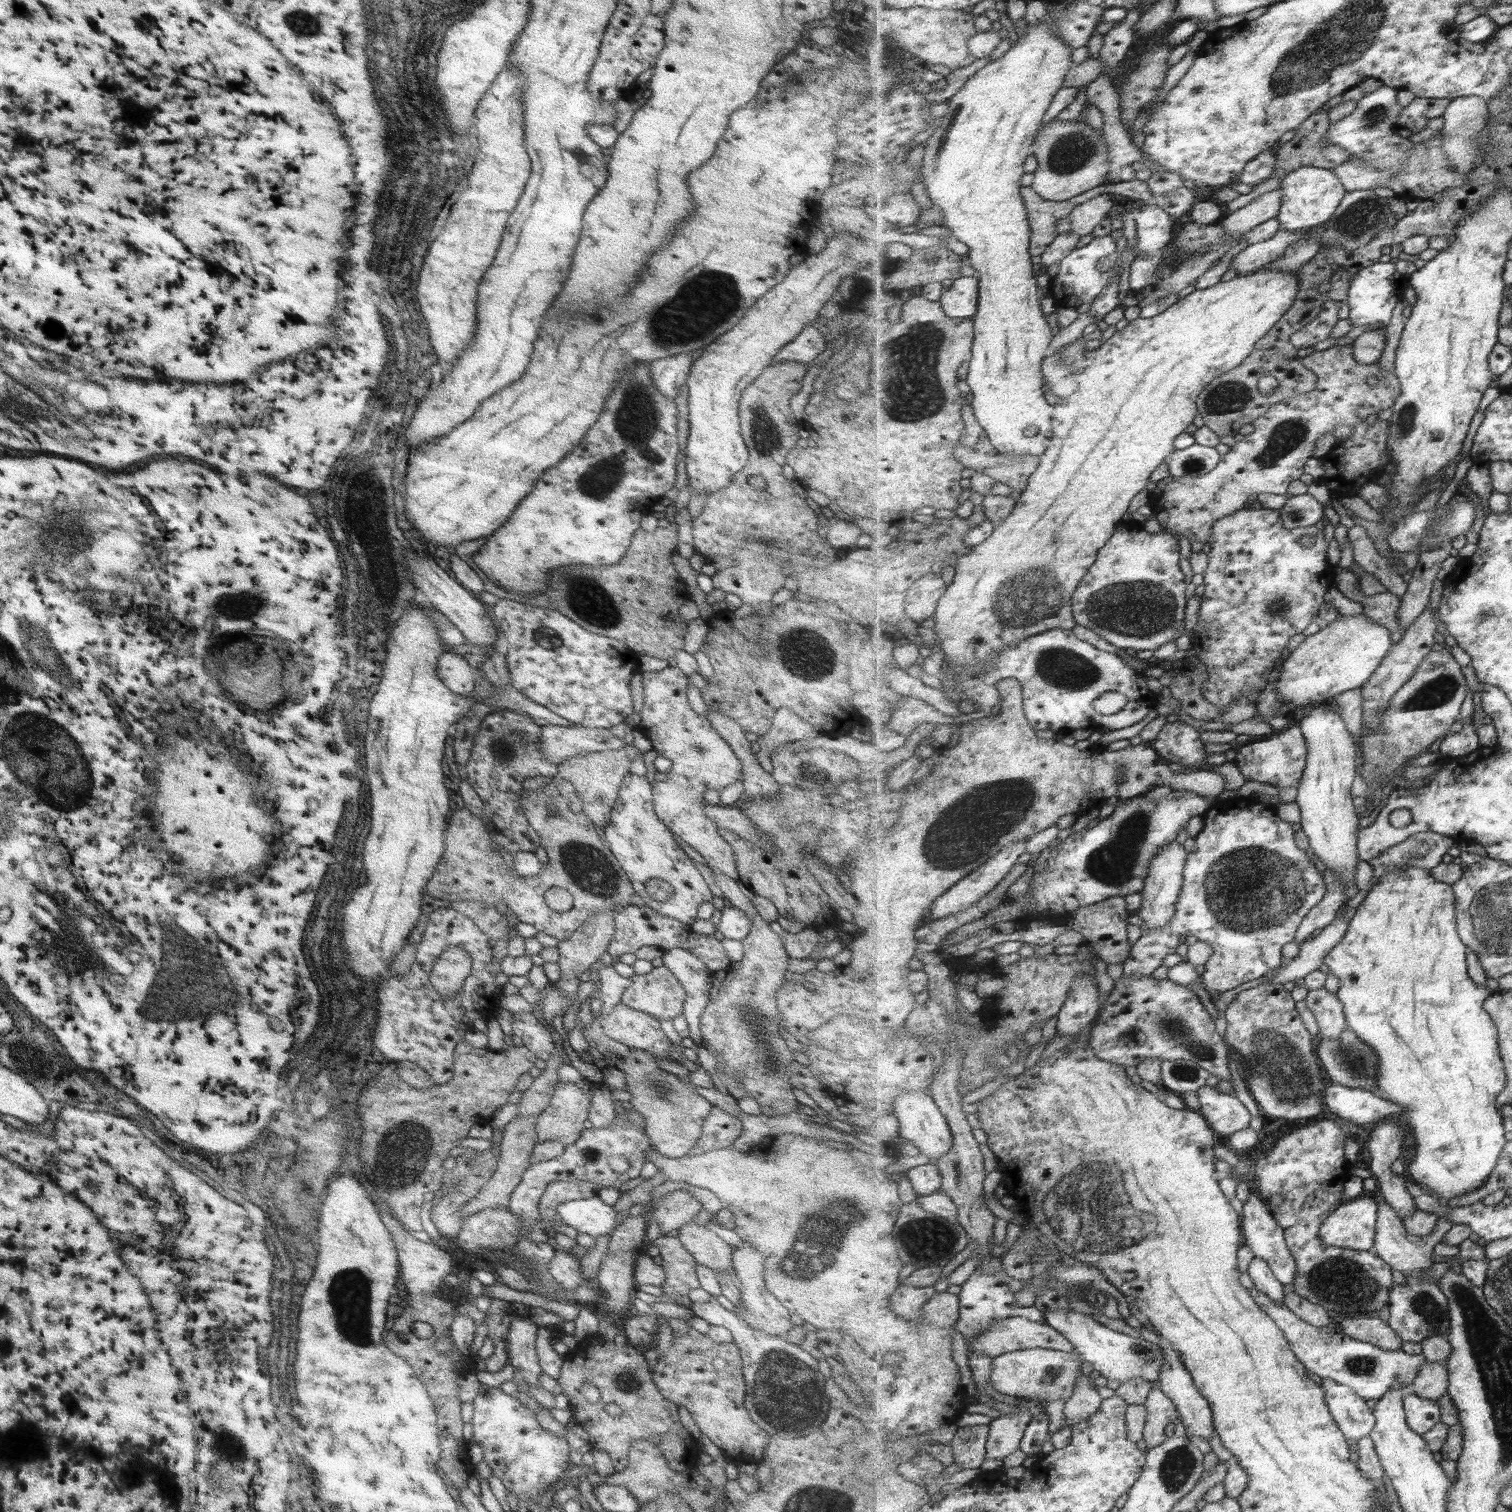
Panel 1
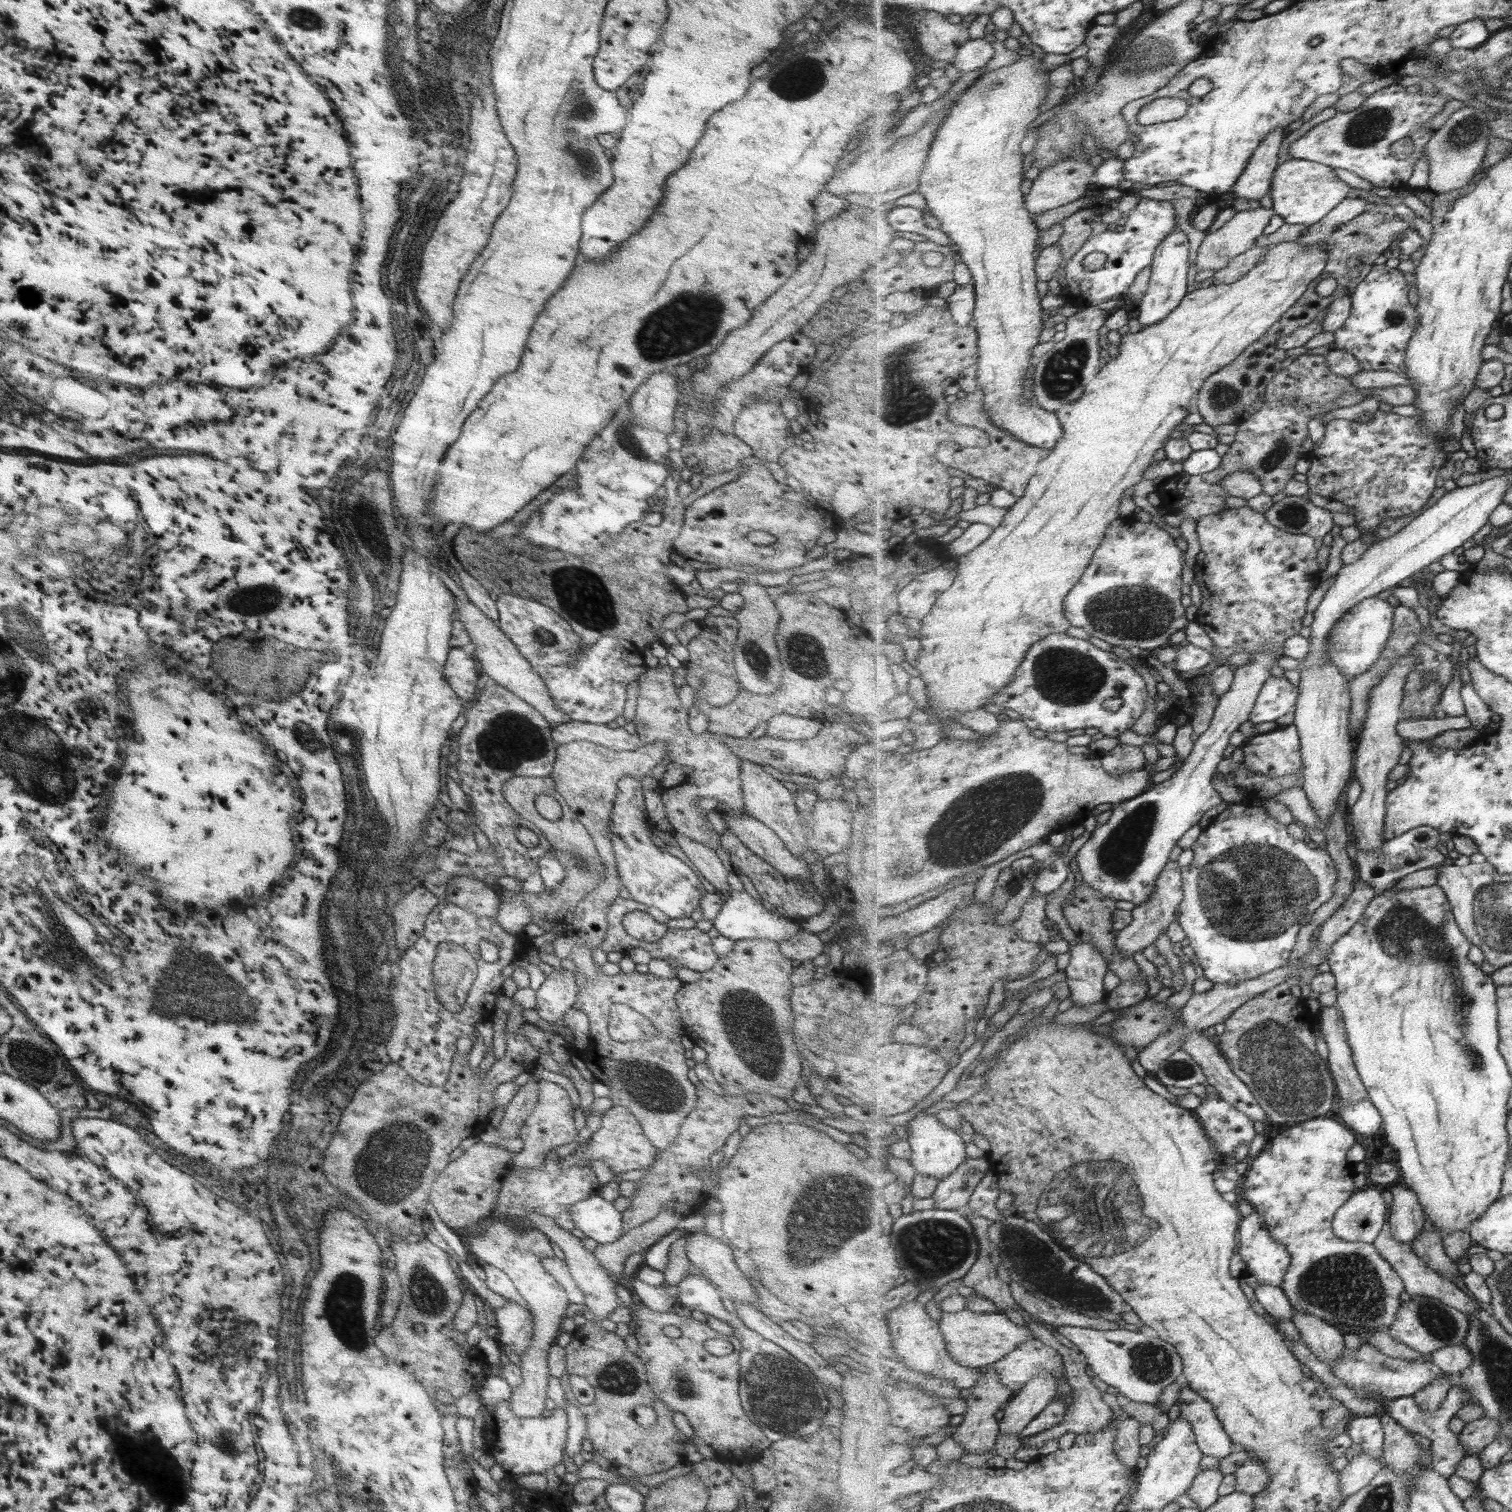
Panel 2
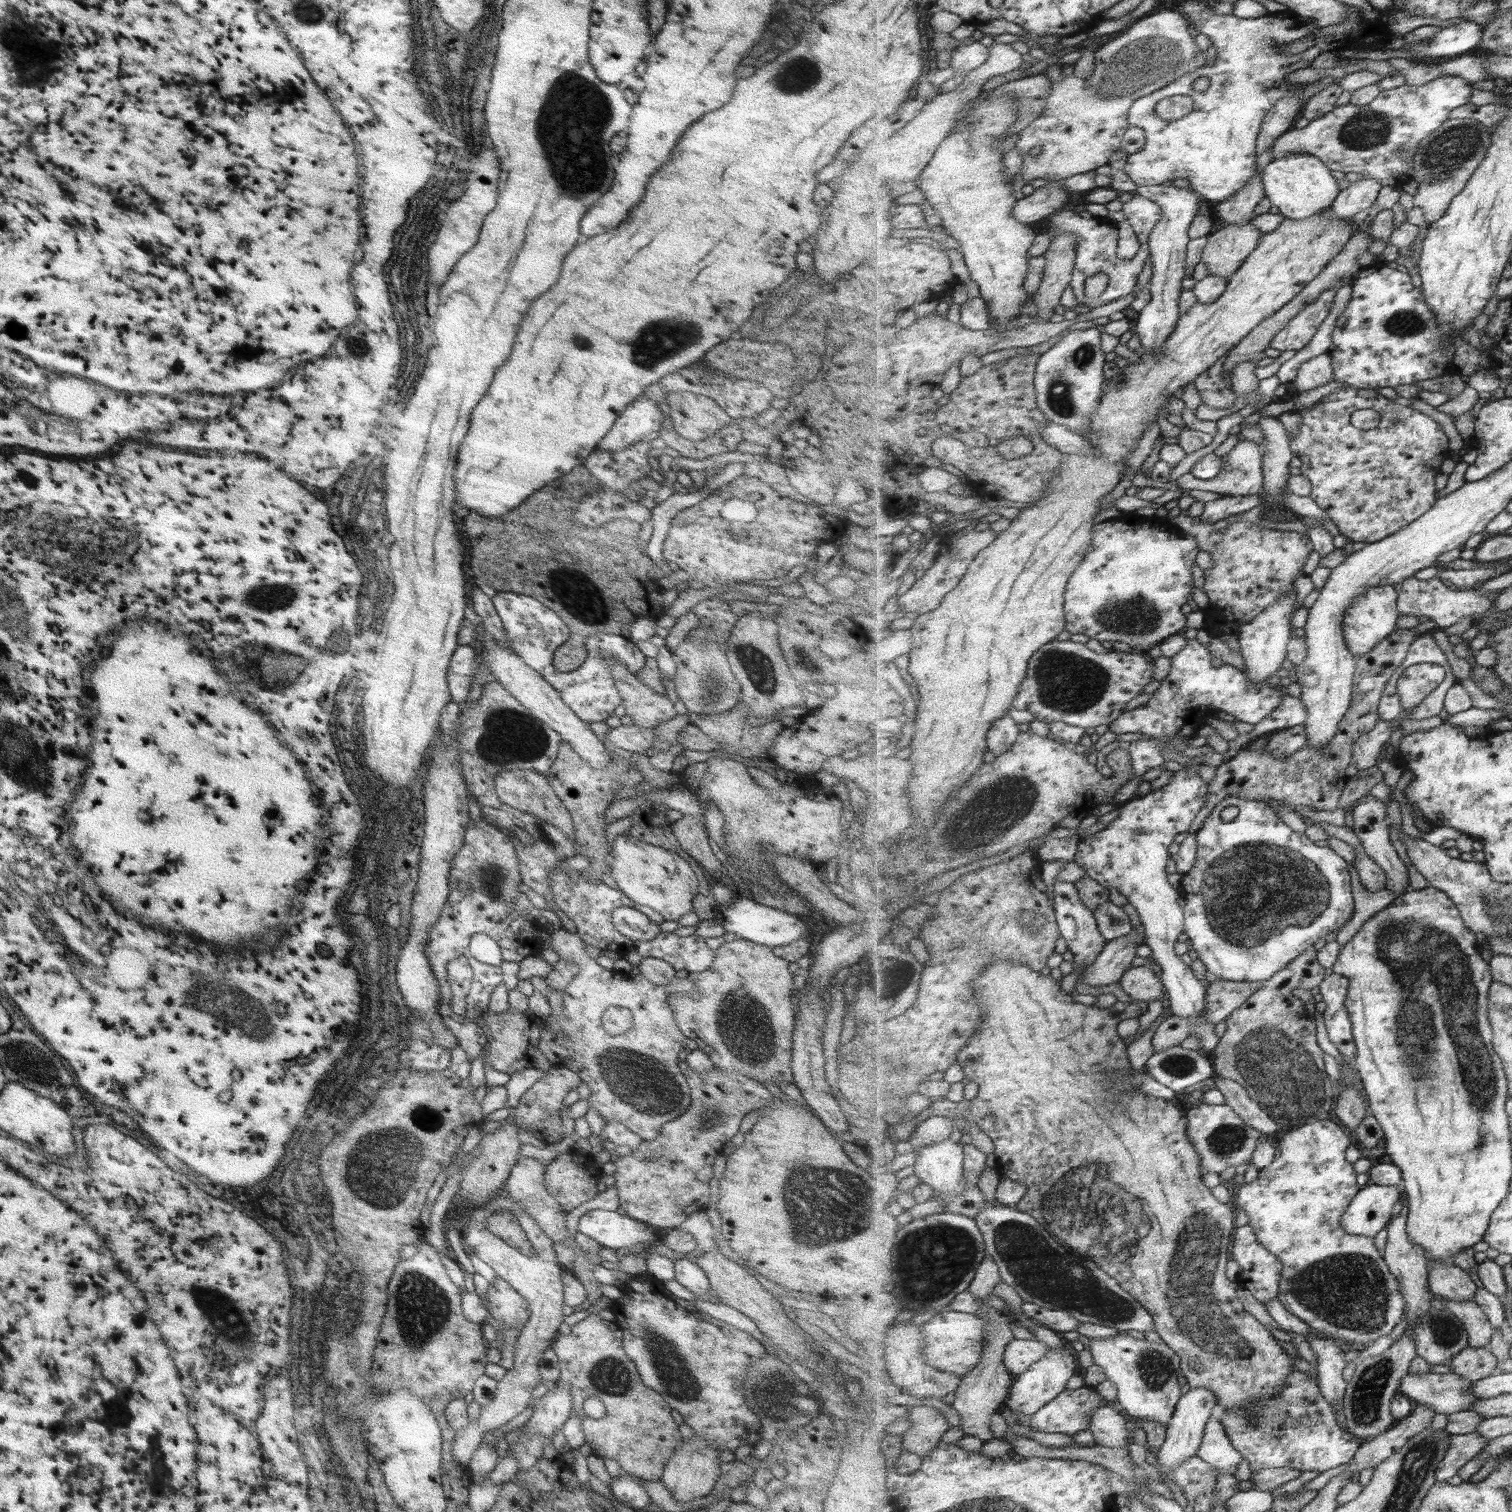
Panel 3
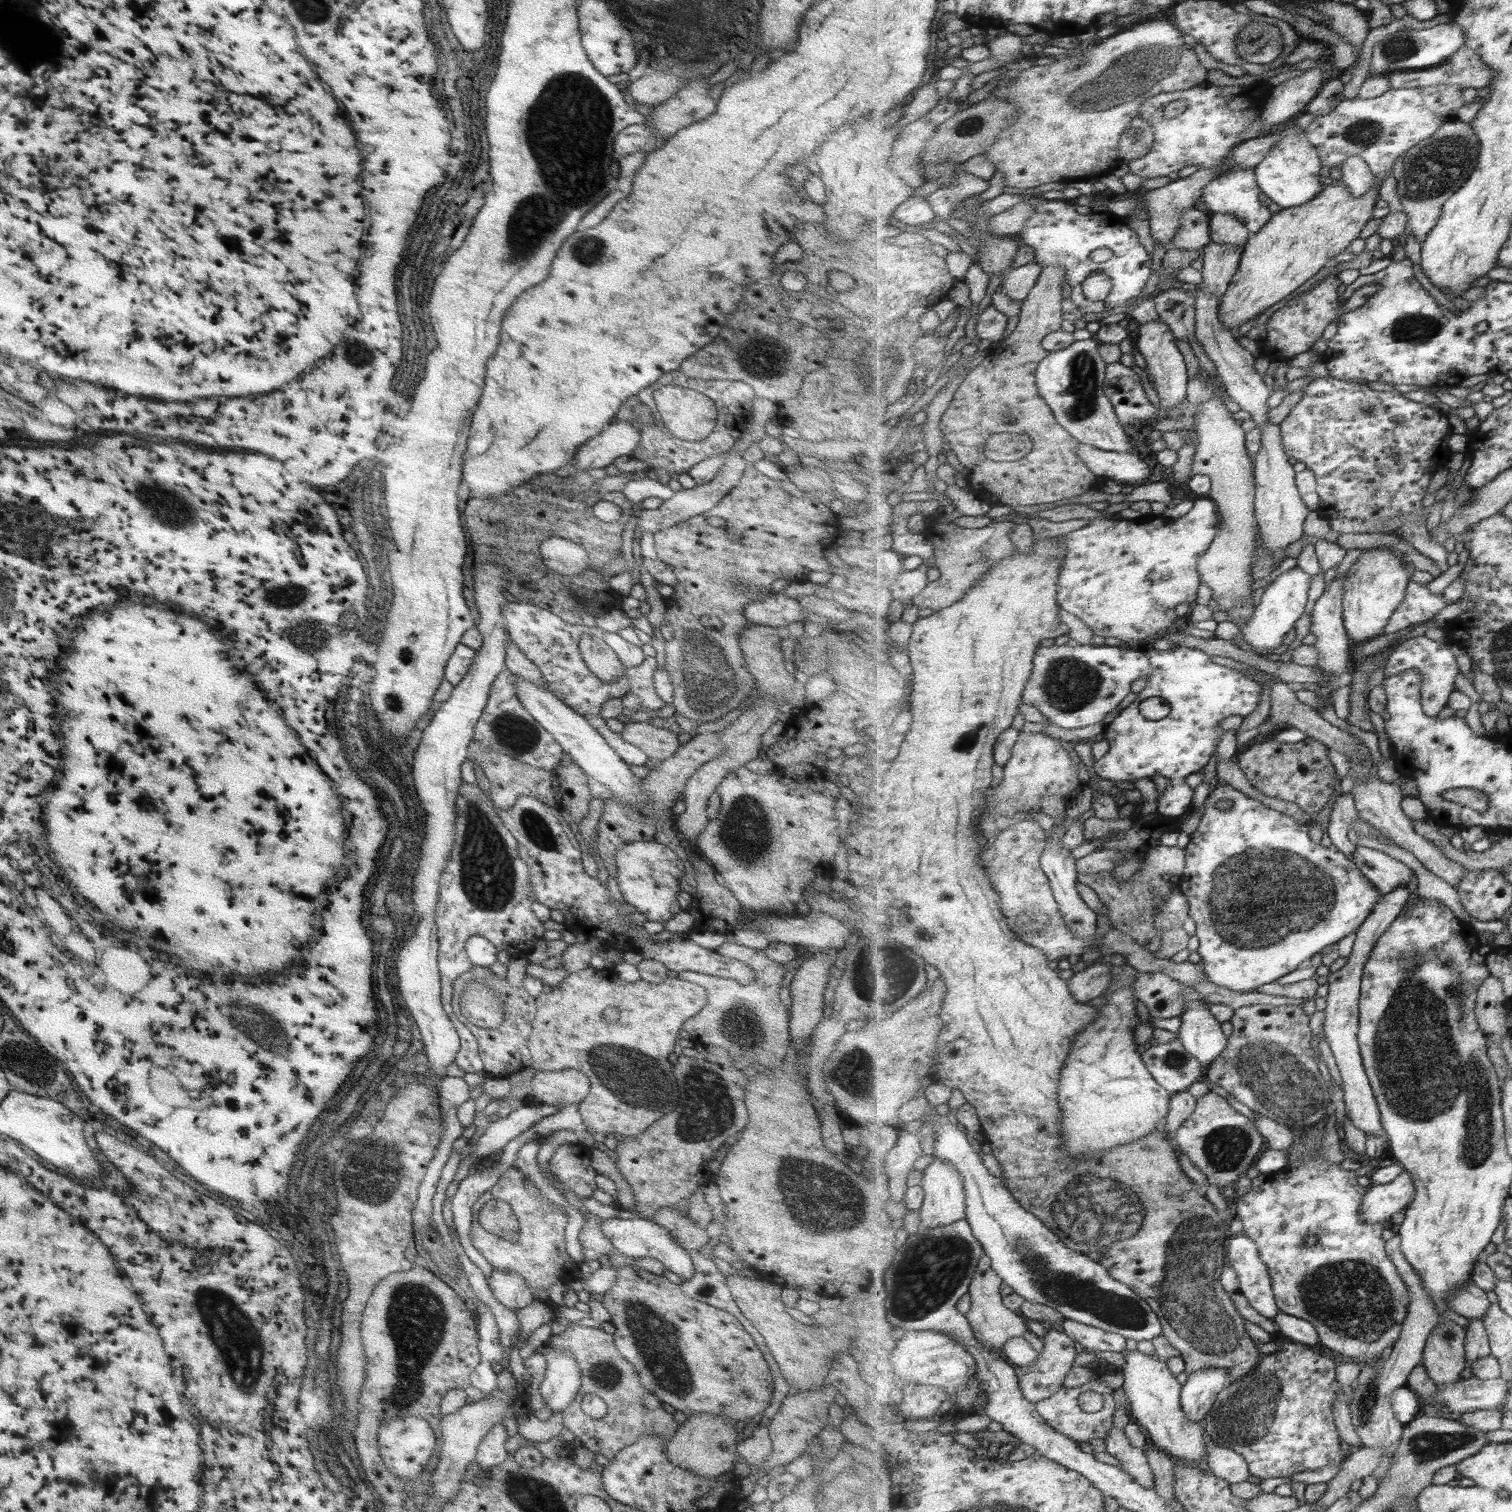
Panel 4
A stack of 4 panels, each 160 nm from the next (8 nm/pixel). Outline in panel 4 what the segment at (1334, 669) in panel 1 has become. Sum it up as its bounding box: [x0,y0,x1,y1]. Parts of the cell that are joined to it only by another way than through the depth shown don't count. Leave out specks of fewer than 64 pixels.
[1343,547,1411,644]

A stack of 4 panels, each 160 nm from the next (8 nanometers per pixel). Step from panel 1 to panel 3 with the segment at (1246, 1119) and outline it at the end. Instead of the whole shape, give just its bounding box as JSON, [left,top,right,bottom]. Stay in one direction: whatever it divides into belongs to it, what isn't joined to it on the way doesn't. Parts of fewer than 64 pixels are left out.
[1186,1104,1264,1174]

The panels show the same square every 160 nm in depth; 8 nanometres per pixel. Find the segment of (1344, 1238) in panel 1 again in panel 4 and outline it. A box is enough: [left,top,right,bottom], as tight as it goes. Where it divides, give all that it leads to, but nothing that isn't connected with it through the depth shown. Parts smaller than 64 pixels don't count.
[1360,1170,1416,1224]

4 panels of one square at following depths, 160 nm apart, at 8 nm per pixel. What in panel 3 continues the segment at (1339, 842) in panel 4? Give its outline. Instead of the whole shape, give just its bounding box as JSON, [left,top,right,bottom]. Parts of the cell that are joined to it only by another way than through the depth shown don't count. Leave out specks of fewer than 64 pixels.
[1337,863,1398,946]

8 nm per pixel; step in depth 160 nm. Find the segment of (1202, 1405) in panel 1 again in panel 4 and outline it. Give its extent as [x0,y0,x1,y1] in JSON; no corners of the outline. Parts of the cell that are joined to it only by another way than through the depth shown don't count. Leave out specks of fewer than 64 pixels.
[1206,1437,1252,1484]

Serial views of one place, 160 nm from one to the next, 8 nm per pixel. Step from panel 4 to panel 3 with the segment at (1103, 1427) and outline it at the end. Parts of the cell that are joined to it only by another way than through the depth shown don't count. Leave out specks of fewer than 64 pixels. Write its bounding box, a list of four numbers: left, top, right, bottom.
[1030,1387,1112,1437]

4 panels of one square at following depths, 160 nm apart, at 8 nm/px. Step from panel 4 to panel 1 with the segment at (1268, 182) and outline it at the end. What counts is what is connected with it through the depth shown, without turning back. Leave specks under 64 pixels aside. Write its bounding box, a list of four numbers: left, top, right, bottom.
[1277,166,1348,232]

